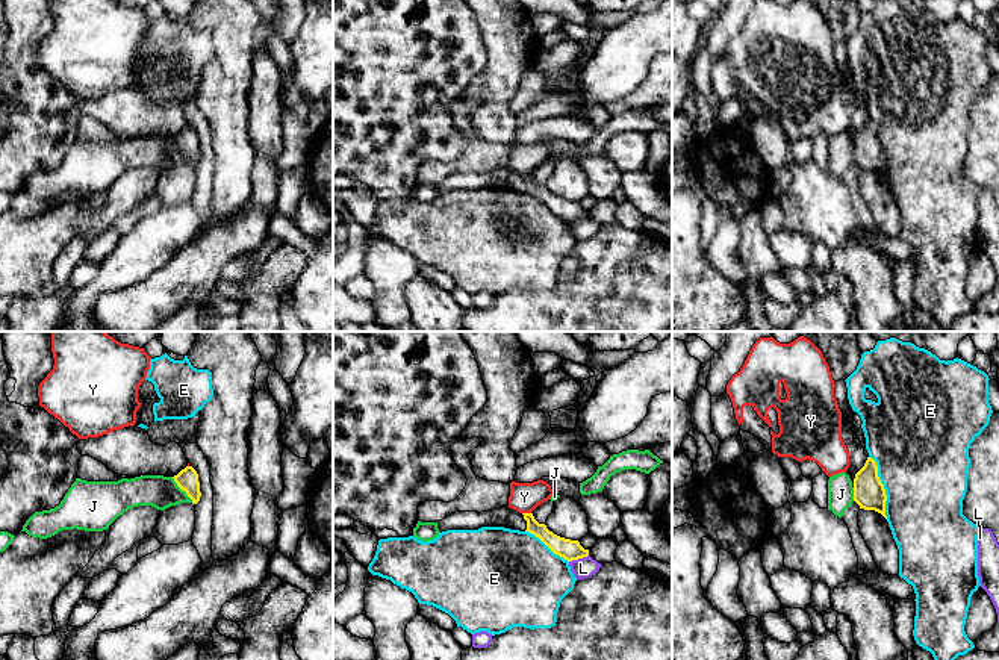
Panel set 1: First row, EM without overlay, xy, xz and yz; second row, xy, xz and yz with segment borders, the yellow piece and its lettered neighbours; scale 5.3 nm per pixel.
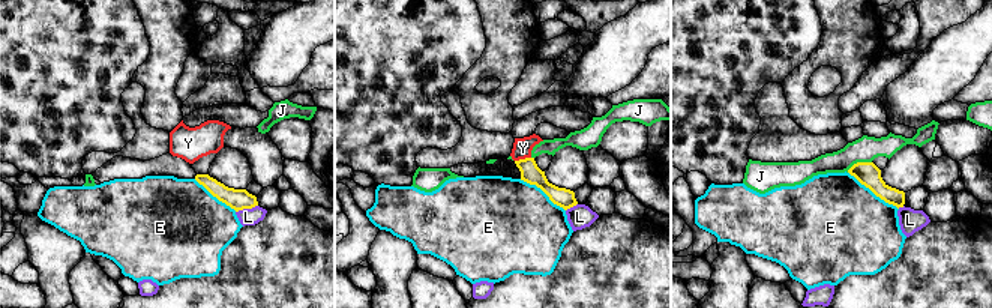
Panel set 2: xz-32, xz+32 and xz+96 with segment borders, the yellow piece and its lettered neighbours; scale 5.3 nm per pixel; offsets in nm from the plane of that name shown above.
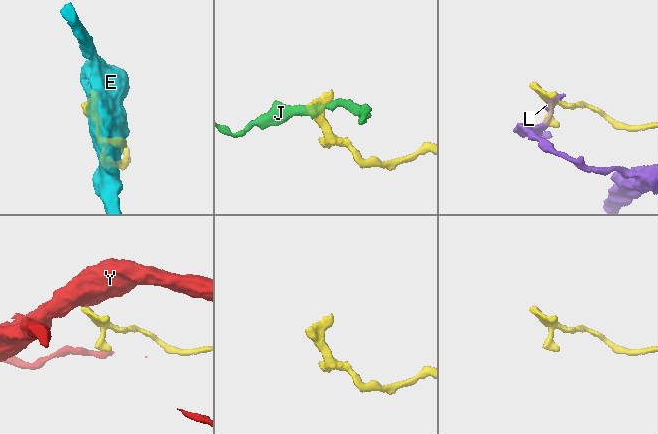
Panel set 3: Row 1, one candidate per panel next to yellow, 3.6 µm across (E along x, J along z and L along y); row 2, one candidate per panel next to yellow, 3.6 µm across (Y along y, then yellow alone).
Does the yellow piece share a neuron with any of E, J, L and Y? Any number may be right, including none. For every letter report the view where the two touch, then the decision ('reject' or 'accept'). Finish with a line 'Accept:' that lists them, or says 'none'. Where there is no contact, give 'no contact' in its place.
E: yz | reject
J: xy | reject
L: xz | reject
Y: xz | reject
Accept: none

